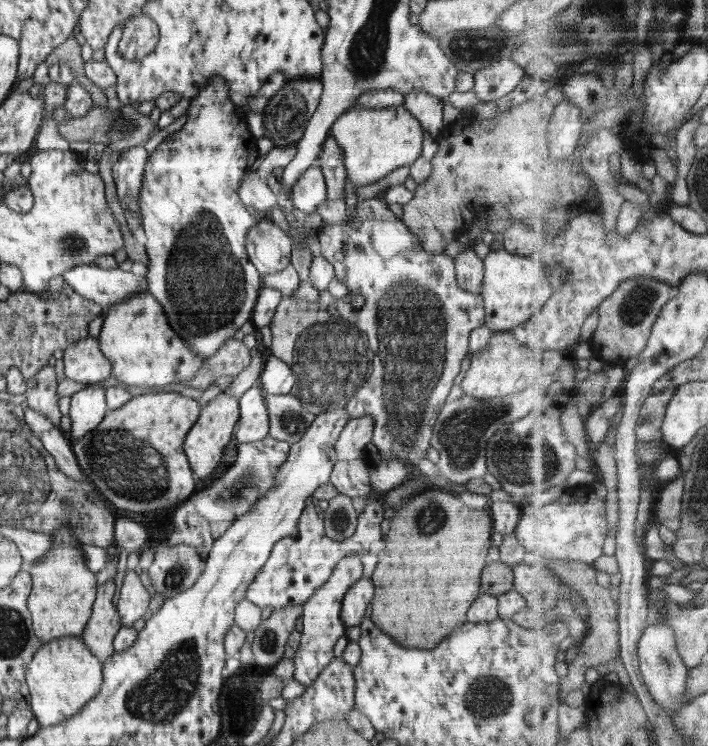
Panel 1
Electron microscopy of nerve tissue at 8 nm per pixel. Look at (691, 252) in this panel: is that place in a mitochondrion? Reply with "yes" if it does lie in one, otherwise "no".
no

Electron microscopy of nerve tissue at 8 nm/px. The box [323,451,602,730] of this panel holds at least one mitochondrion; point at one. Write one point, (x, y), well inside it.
(484, 700)

